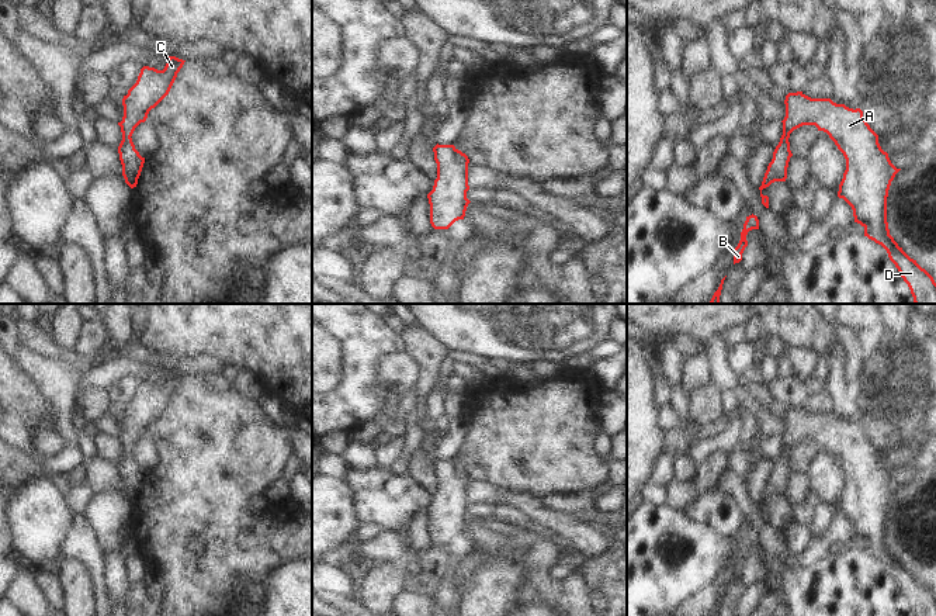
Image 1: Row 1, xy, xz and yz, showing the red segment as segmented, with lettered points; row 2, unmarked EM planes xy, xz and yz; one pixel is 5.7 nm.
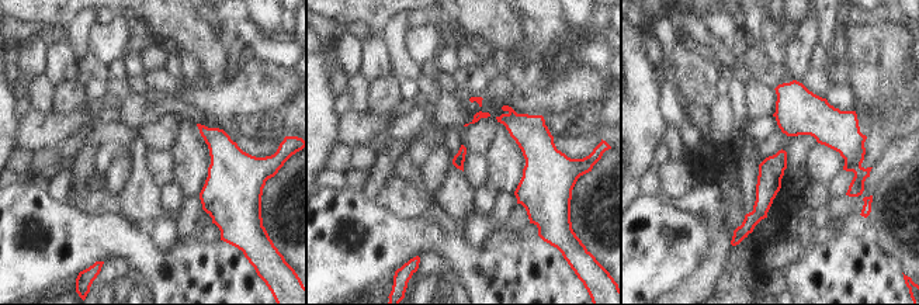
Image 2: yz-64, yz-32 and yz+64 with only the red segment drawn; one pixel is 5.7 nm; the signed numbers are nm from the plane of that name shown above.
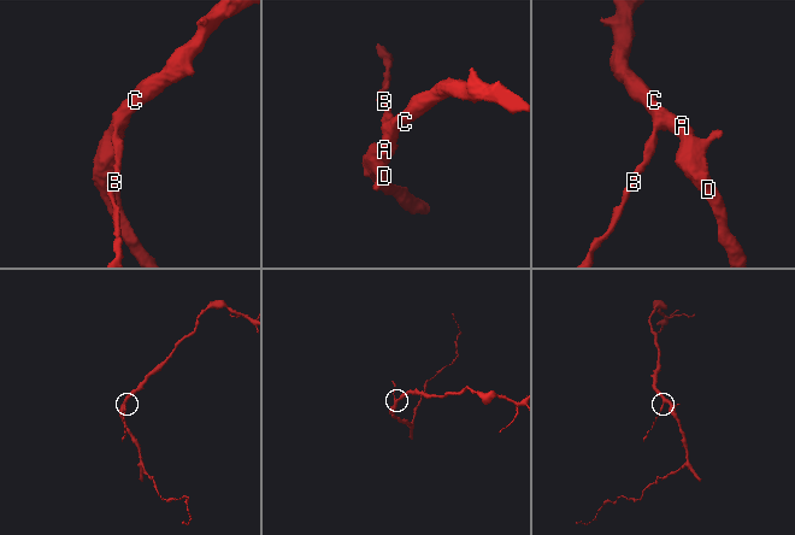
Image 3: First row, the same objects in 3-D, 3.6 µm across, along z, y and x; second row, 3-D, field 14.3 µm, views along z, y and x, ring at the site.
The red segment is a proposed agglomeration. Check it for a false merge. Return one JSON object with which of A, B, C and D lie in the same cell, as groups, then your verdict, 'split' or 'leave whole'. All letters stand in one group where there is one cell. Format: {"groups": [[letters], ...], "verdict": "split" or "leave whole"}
{"groups": [["A", "B", "C", "D"]], "verdict": "leave whole"}

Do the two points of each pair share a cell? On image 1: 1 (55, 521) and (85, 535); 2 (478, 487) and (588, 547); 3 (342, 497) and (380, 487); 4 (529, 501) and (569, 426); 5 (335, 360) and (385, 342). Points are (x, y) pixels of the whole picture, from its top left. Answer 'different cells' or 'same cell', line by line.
1: different cells
2: same cell
3: different cells
4: different cells
5: different cells

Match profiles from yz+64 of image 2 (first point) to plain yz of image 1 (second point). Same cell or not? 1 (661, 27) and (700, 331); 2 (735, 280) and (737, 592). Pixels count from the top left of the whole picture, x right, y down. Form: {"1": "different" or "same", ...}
{"1": "different", "2": "same"}

